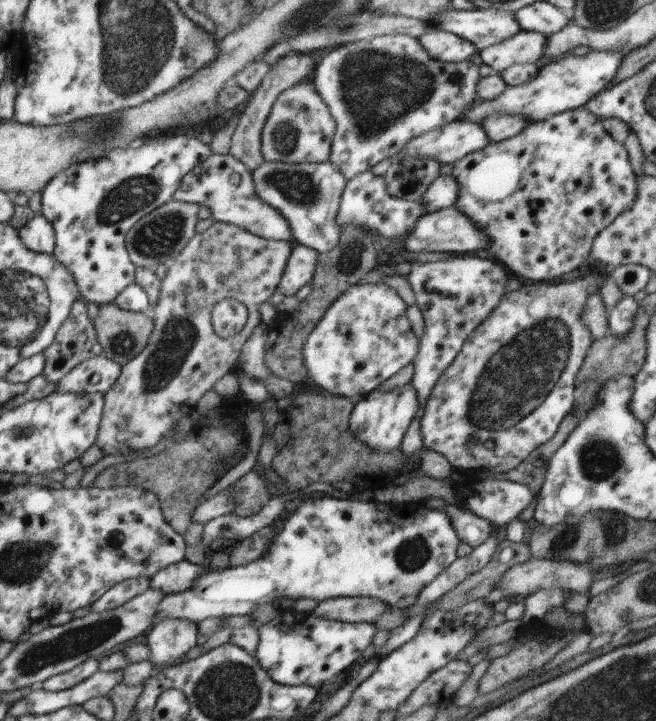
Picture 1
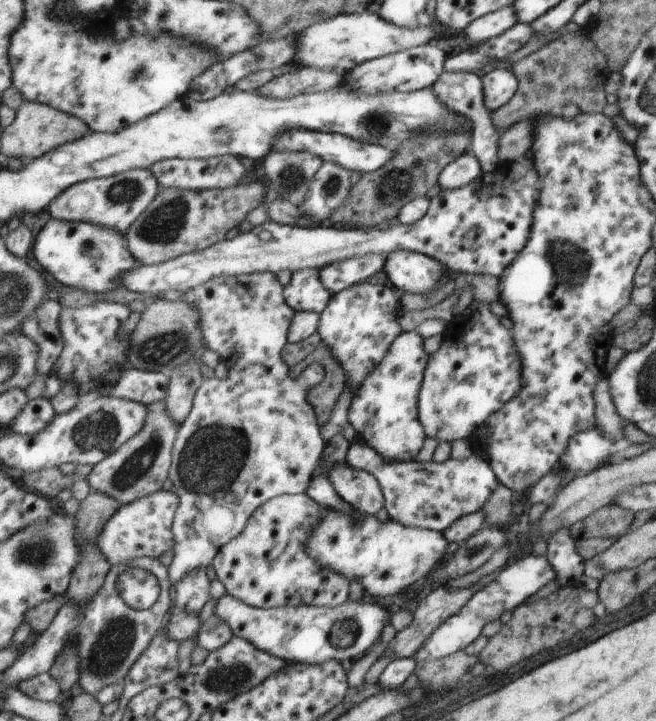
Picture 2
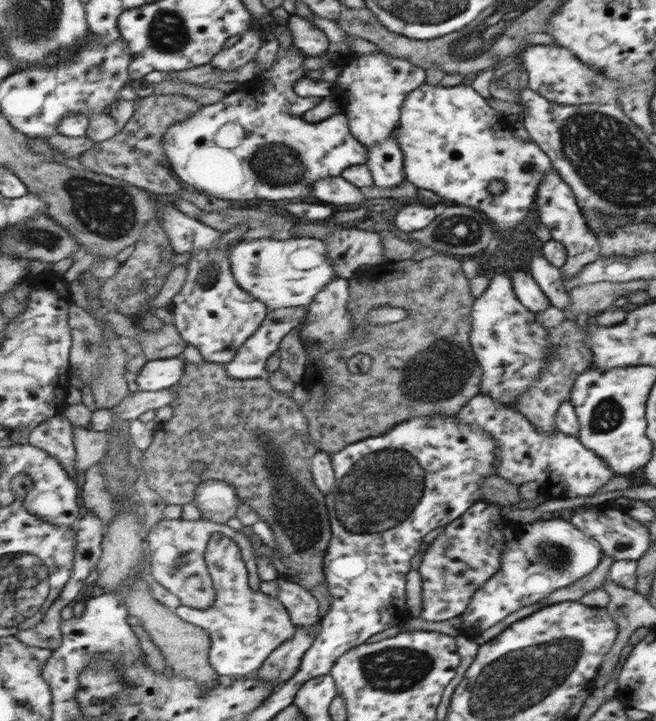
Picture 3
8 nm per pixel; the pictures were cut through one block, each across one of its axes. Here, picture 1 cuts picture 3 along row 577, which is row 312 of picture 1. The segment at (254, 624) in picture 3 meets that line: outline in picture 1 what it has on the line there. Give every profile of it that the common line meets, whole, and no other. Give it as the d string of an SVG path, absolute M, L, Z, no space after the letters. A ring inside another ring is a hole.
M237 299L222 300L213 311L213 324L220 337L234 336L247 329L249 308Z

